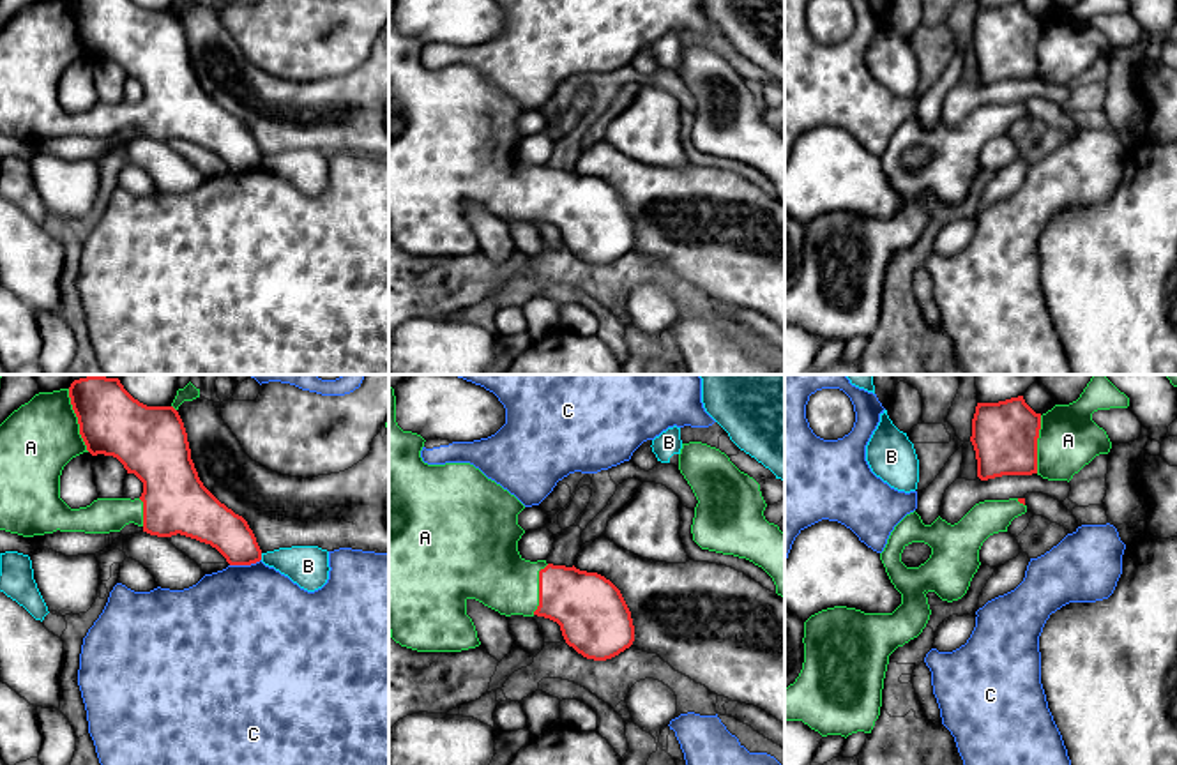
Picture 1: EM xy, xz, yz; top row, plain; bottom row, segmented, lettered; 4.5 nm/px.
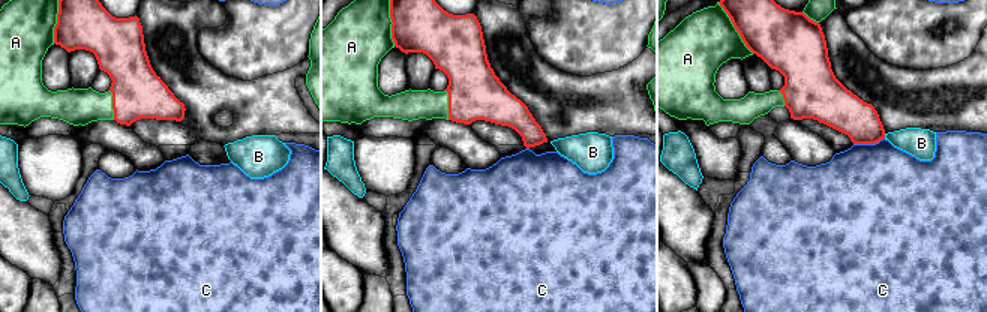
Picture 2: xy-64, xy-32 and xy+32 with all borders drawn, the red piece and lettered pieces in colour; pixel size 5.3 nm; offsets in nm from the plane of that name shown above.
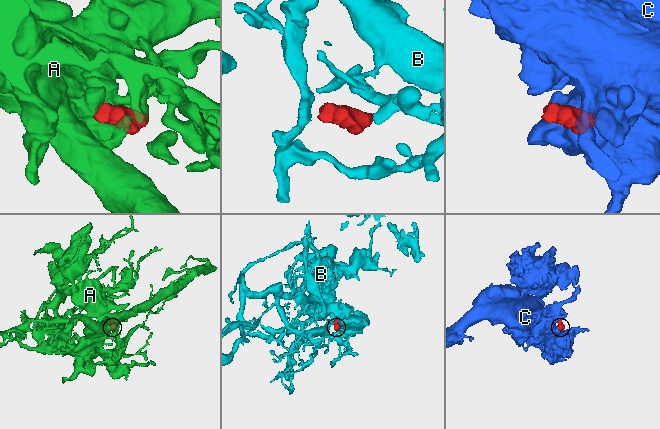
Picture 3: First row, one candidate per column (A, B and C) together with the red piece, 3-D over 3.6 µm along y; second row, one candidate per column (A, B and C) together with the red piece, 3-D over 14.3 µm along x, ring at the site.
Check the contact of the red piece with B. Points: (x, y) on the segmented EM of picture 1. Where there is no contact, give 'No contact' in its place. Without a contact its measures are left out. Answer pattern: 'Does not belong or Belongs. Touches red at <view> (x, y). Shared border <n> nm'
Does not belong. Touches red at xy (260, 557). Shared border 30 nm

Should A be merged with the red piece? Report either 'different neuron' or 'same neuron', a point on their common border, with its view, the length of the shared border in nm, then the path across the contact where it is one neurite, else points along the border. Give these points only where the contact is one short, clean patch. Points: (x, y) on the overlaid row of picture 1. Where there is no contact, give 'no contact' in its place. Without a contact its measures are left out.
same neuron; contact xy (78, 421); length 300 nm

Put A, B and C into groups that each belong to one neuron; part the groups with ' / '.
A / B / C

